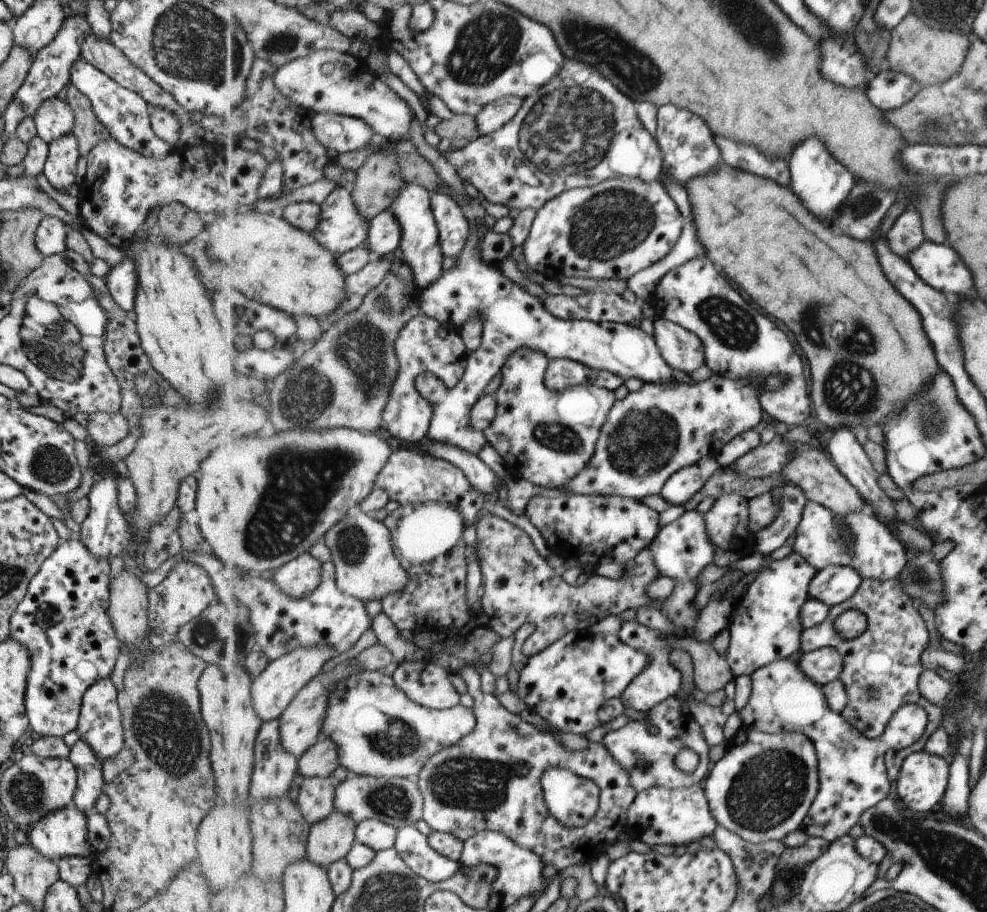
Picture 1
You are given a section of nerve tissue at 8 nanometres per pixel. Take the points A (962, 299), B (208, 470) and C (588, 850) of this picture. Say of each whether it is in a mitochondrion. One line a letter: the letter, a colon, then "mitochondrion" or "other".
A: other
B: other
C: other

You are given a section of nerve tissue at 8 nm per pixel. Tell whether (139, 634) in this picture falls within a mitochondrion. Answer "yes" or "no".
no

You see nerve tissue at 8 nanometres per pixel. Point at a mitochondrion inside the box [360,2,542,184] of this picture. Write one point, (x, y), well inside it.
(486, 46)

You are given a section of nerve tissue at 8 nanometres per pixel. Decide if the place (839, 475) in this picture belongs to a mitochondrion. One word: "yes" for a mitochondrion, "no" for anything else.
no

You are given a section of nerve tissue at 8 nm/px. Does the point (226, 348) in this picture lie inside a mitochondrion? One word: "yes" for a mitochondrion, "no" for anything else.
no

